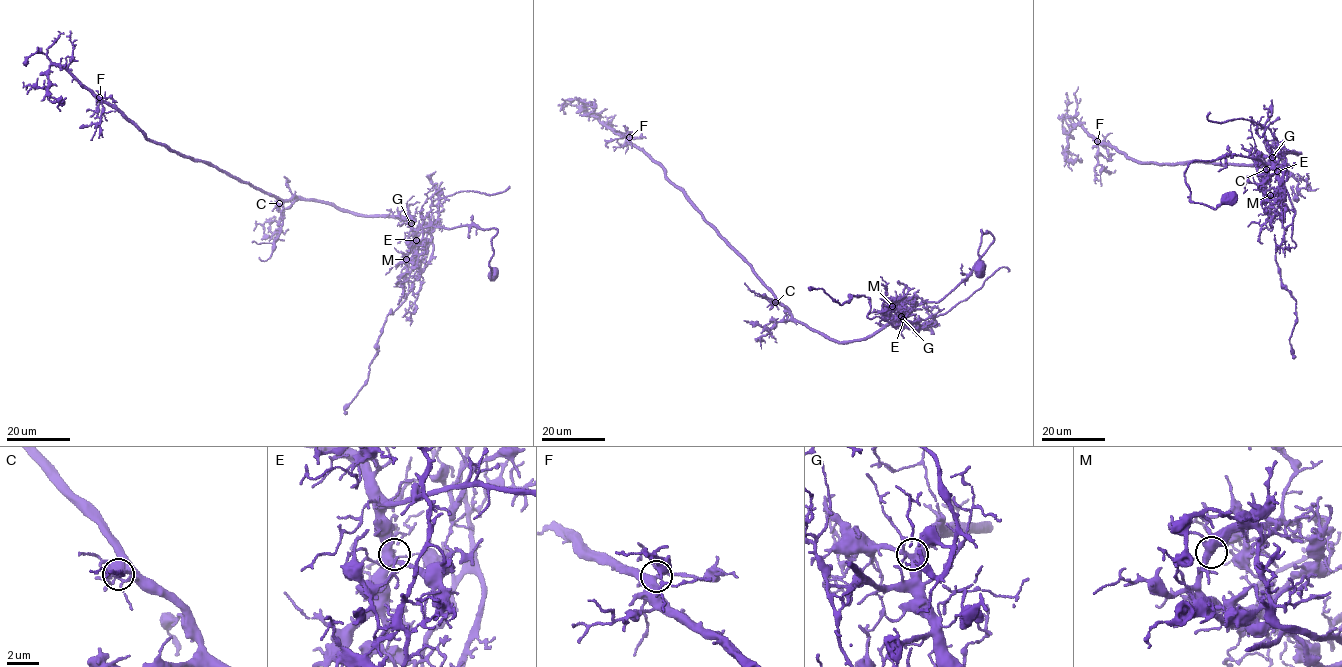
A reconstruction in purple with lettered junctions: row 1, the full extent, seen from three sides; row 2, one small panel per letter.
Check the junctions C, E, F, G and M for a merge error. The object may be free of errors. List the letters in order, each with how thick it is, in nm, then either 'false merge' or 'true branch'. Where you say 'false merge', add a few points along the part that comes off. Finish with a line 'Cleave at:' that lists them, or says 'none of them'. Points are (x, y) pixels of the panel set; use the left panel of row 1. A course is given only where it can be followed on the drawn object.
C: calibre 440 nm; true branch
E: calibre 440 nm; false merge; course (415, 240), (427, 242), (427, 252), (406, 299), (388, 314), (367, 383), (344, 410), (347, 413)
F: calibre 400 nm; true branch
G: calibre 460 nm; true branch
M: calibre 440 nm; true branch
Cleave at: E

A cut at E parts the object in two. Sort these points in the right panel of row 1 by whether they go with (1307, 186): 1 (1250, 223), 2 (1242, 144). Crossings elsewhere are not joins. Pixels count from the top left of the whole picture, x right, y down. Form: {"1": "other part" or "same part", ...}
{"1": "other part", "2": "other part"}

